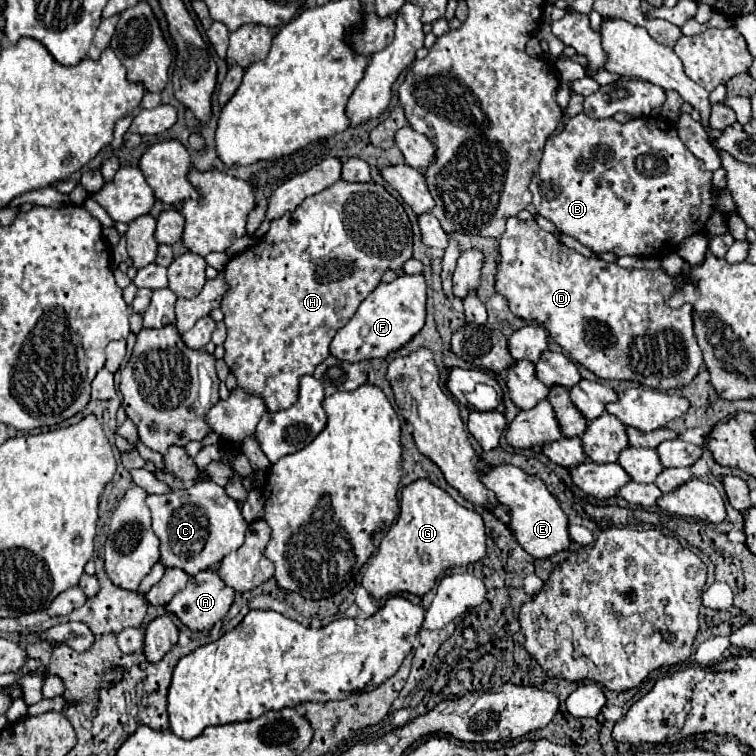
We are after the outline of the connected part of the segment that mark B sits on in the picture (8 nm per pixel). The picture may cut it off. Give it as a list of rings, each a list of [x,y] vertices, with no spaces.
[[[580,113],[580,115],[572,117],[572,119],[568,119],[568,123],[564,125],[564,129],[560,133],[548,137],[546,147],[544,147],[544,155],[542,155],[542,161],[540,161],[540,167],[534,173],[532,183],[530,183],[530,191],[534,195],[534,207],[536,207],[538,215],[542,215],[548,221],[552,221],[560,233],[578,239],[582,245],[586,245],[594,253],[612,251],[616,255],[638,255],[638,257],[658,257],[658,259],[662,259],[662,257],[666,257],[666,253],[674,253],[684,237],[694,235],[694,233],[702,233],[704,231],[704,223],[706,223],[706,219],[710,217],[710,213],[714,209],[720,209],[724,215],[728,215],[730,211],[736,209],[730,193],[726,189],[724,191],[716,191],[712,187],[712,183],[710,183],[712,173],[702,171],[700,165],[702,163],[680,141],[676,127],[672,123],[668,123],[668,121],[660,121],[660,119],[652,119],[652,117],[630,119],[628,123],[618,123],[616,119],[596,119],[594,121],[594,119],[586,117],[584,113]]]

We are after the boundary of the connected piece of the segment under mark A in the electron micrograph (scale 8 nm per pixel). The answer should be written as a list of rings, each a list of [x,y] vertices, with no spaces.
[[[210,567],[206,571],[200,571],[200,573],[192,575],[186,589],[182,589],[166,605],[166,609],[172,611],[186,627],[190,627],[194,631],[204,631],[204,629],[212,629],[214,623],[218,623],[228,613],[228,609],[234,601],[234,595],[236,595],[236,591],[222,581],[222,577],[218,575],[218,571],[214,567]]]

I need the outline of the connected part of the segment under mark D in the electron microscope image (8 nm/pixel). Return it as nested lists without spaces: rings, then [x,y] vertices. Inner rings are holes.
[[[510,217],[500,237],[500,263],[496,271],[496,291],[504,295],[510,309],[520,319],[530,319],[548,329],[550,337],[580,365],[598,379],[628,379],[650,389],[676,389],[688,385],[702,365],[702,351],[696,343],[692,307],[672,309],[666,301],[686,283],[696,283],[692,269],[698,265],[684,263],[680,275],[670,277],[664,269],[624,269],[602,259],[588,259],[568,249],[552,233],[540,229],[534,219],[520,221]]]

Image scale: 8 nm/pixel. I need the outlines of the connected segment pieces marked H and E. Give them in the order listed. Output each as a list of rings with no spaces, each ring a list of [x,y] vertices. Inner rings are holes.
[[[344,179],[336,181],[334,185],[330,185],[328,189],[306,197],[302,201],[302,205],[296,211],[290,211],[286,215],[282,215],[280,219],[274,219],[270,223],[270,231],[258,239],[256,245],[250,245],[244,253],[232,257],[226,265],[226,281],[230,285],[230,293],[226,293],[226,297],[222,299],[222,311],[224,311],[224,323],[228,329],[228,337],[224,341],[224,361],[230,367],[230,371],[236,375],[238,385],[250,393],[256,395],[260,399],[264,399],[268,411],[280,411],[280,409],[288,409],[290,405],[294,405],[294,401],[298,401],[298,381],[302,375],[312,375],[316,365],[320,365],[328,355],[330,355],[330,343],[334,339],[334,333],[346,325],[346,321],[350,321],[350,317],[356,313],[358,305],[378,287],[380,277],[386,269],[402,269],[402,265],[412,257],[412,225],[408,221],[408,215],[404,211],[404,207],[400,205],[400,201],[390,195],[382,185],[378,183],[348,183]]]
[[[498,465],[498,467],[484,467],[478,471],[482,483],[494,491],[498,503],[510,509],[510,529],[520,543],[520,547],[536,559],[546,559],[554,553],[568,549],[570,535],[568,535],[568,519],[560,509],[558,501],[546,489],[546,485],[534,477],[524,473],[520,467],[514,465]]]

